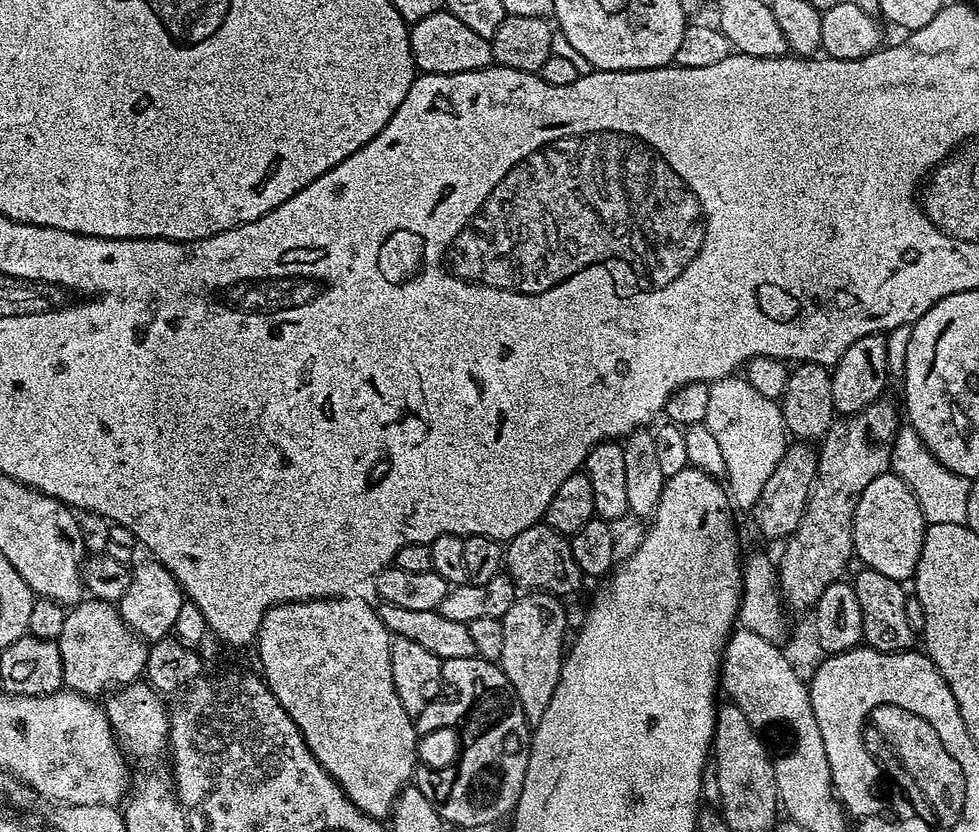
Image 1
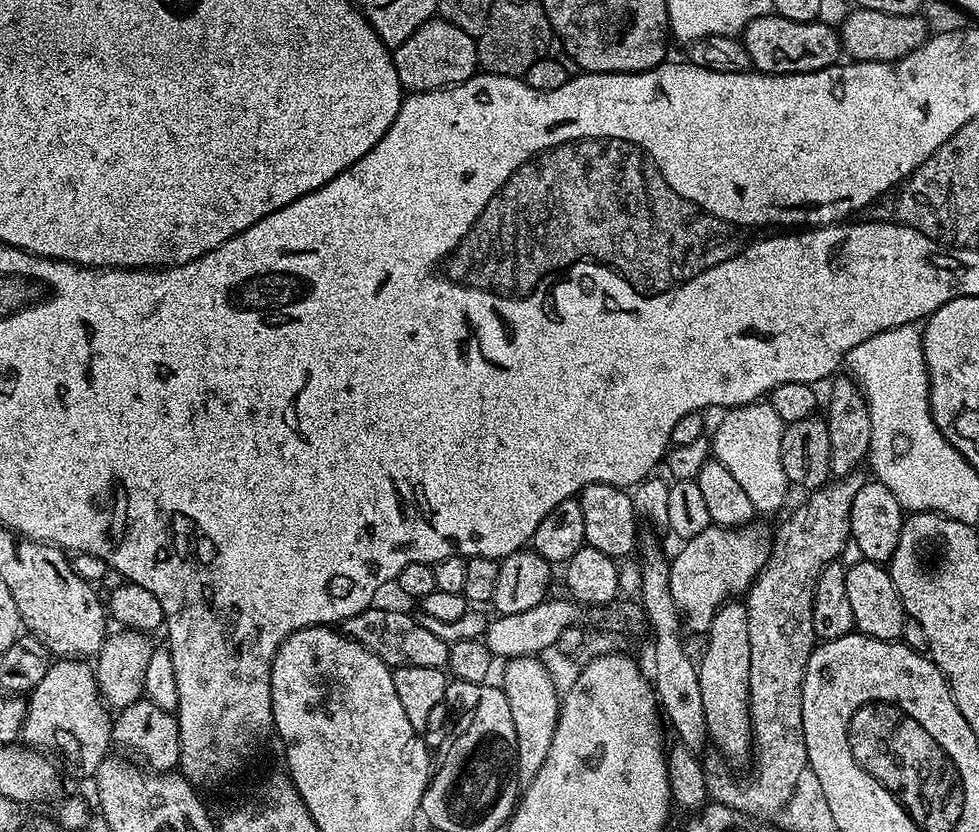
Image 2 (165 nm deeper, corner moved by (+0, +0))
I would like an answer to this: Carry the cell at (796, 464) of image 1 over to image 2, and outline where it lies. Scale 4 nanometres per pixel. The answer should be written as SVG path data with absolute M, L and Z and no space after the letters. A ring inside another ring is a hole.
M759 522L741 529L709 526L697 536L687 537L669 566L670 595L683 623L700 634L707 633L721 604L747 593L767 562L773 543L773 533L768 533L767 526Z

